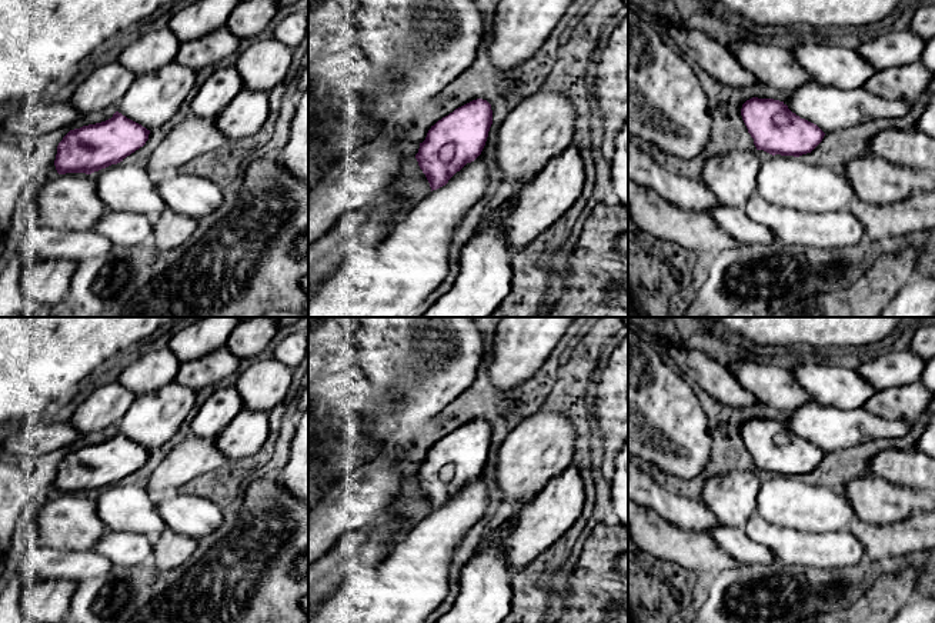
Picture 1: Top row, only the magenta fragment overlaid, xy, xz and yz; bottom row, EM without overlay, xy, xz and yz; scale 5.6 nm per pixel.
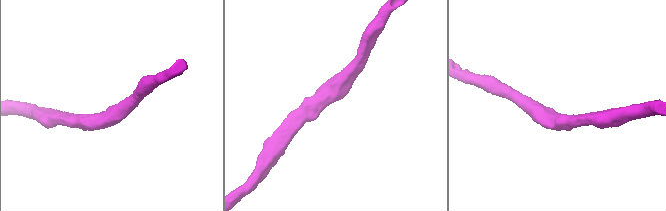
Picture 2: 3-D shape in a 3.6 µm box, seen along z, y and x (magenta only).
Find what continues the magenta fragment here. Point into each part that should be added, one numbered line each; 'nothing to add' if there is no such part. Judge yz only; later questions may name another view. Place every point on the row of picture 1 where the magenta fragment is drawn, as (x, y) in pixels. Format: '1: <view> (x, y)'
nothing to add

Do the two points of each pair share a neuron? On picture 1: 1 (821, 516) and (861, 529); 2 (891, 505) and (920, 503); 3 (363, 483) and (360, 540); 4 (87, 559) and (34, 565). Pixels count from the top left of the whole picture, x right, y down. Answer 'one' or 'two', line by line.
1: two
2: one
3: two
4: one

